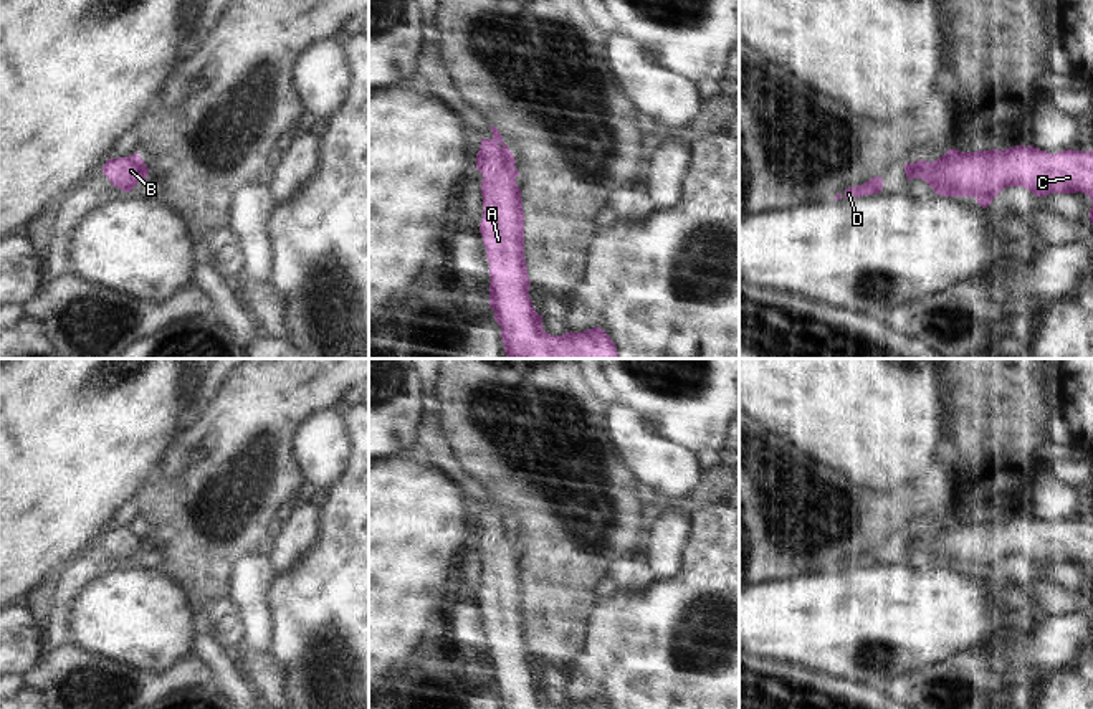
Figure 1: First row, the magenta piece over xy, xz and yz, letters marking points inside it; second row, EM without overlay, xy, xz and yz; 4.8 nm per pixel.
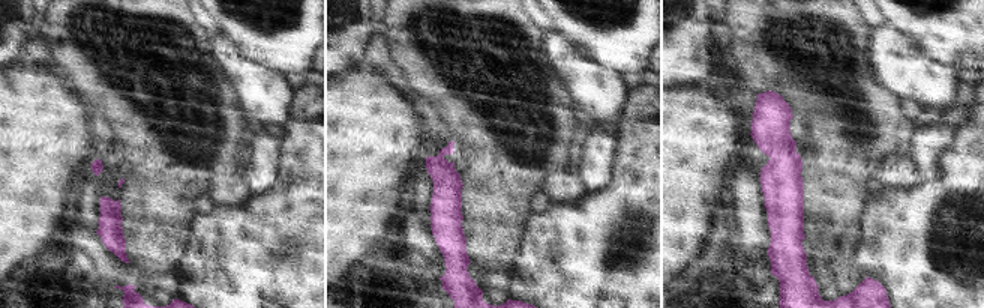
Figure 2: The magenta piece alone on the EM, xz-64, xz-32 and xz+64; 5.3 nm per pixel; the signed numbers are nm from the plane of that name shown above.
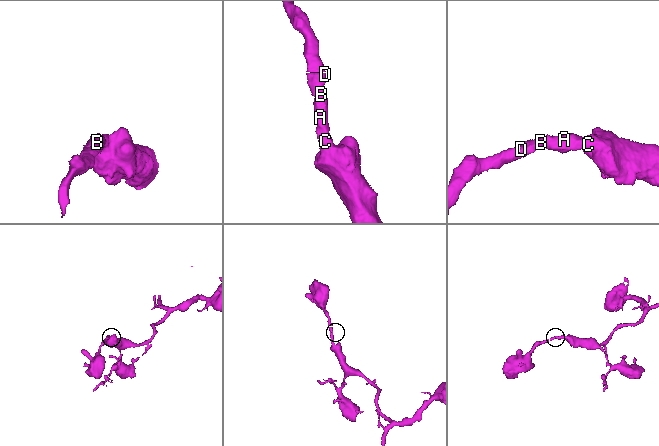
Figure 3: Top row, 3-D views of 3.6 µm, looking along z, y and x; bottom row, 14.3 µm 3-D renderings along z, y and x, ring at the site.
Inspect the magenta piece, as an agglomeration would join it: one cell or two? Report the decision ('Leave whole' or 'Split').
Leave whole.

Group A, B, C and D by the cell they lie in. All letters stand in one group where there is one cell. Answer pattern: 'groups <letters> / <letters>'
groups A B C D

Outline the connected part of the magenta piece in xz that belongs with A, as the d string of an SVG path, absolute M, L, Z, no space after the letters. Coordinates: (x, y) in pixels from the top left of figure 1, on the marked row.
M496 127L493 137L481 139L476 154L476 170L481 172L483 218L480 233L489 261L489 307L494 321L501 326L501 339L508 359L617 359L613 340L600 327L584 332L566 332L551 335L542 329L542 316L536 312L529 297L529 276L524 258L524 212L521 188L516 183L519 175L514 167L513 152L503 142Z

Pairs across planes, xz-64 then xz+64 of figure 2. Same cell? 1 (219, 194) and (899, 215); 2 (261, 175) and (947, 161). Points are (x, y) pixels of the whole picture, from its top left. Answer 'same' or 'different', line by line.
1: different
2: different

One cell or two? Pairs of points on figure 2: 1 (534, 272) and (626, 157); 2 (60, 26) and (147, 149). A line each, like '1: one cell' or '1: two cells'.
1: one cell
2: one cell

